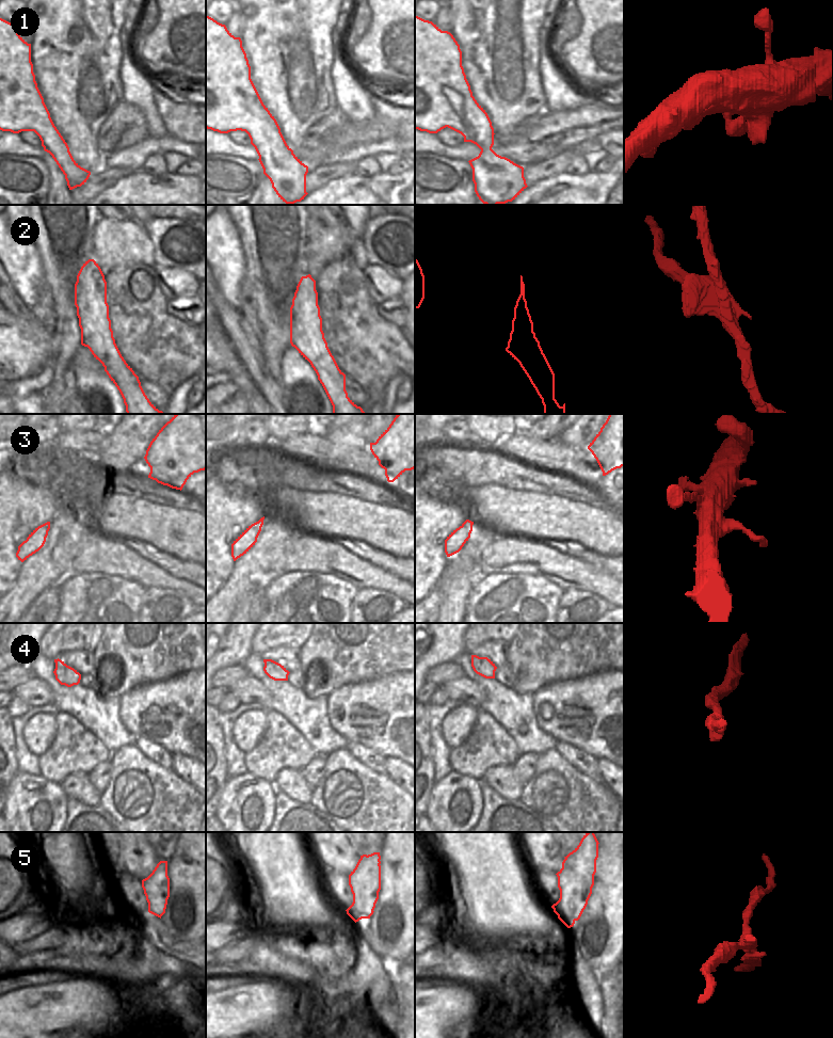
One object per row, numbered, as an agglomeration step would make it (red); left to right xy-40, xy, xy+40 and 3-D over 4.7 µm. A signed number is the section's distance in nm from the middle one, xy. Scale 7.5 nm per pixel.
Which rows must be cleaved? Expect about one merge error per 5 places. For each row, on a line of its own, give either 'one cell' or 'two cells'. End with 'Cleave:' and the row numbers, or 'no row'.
1: one cell
2: two cells
3: one cell
4: one cell
5: two cells
Cleave: 2, 5

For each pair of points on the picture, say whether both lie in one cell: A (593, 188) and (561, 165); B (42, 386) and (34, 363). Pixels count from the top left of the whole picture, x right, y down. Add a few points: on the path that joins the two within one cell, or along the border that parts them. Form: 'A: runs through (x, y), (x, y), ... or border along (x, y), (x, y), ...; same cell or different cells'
A: border along (563, 173), (540, 180); different cells
B: border along (47, 364), (38, 371), (14, 381); different cells

